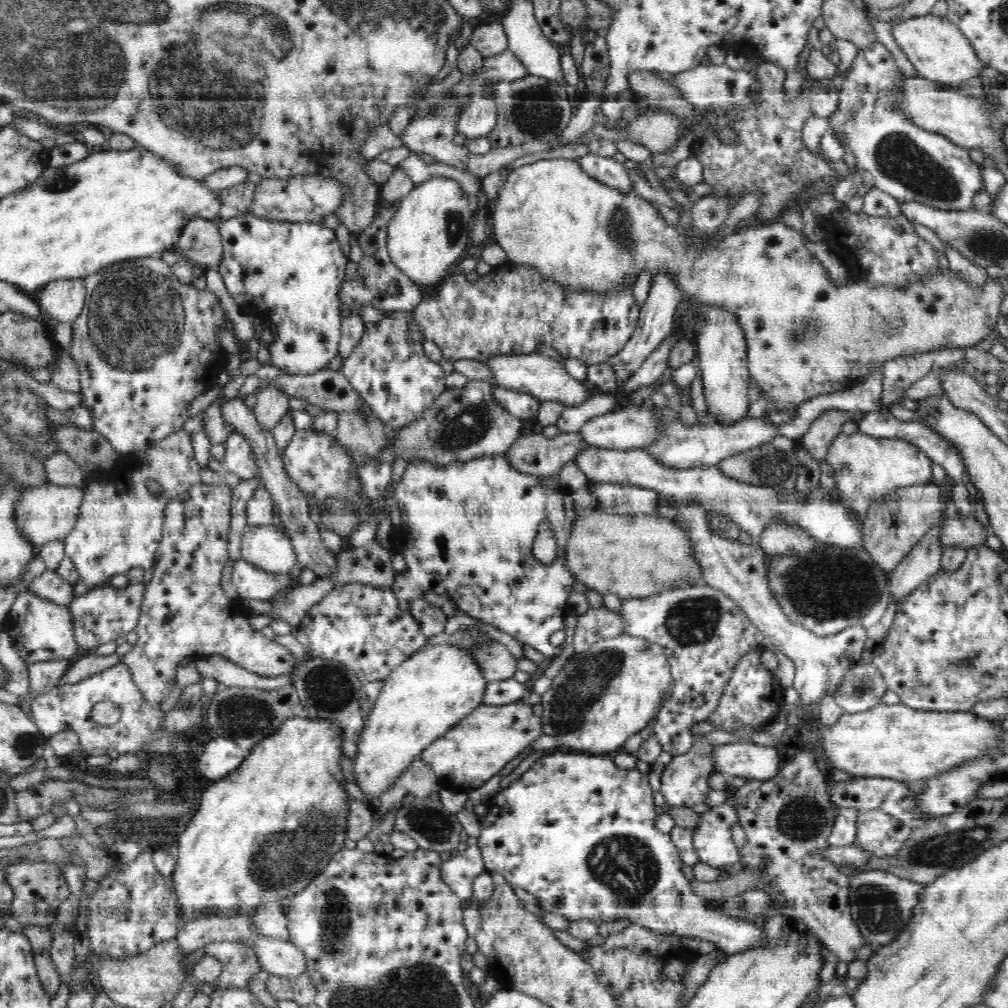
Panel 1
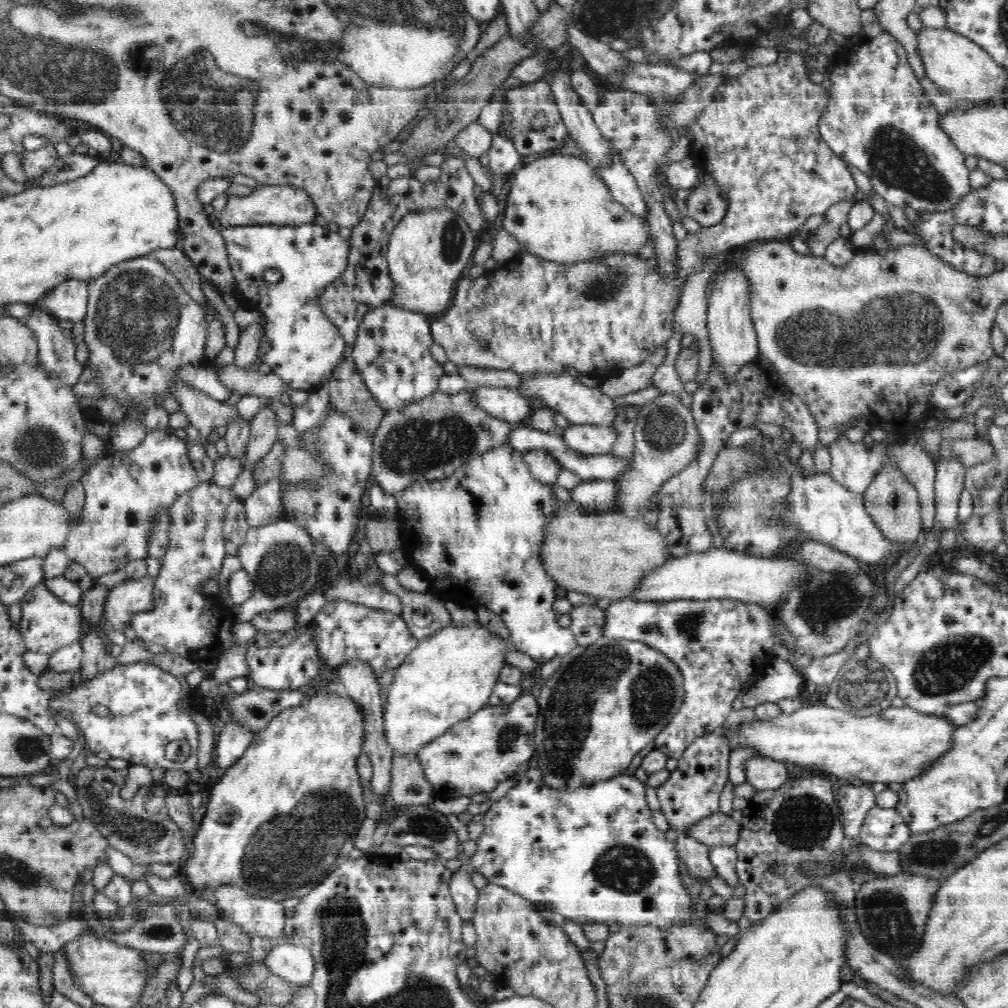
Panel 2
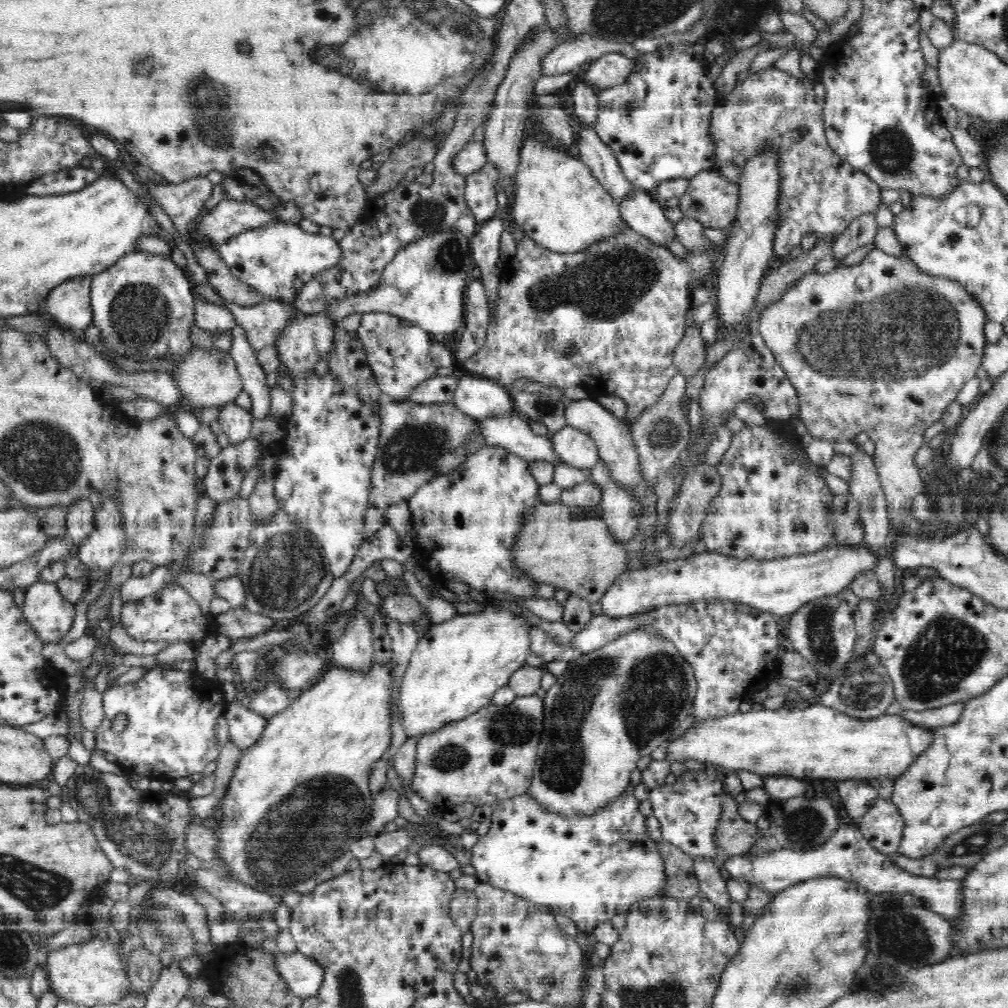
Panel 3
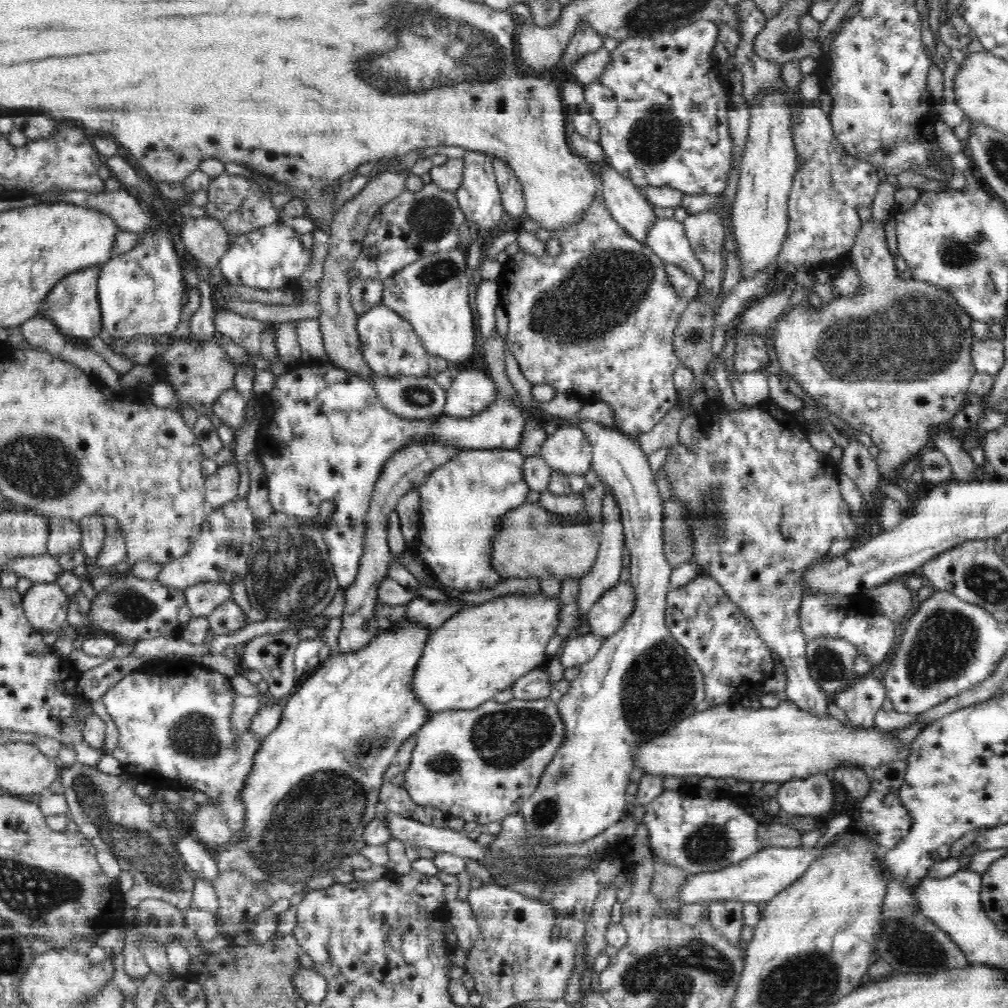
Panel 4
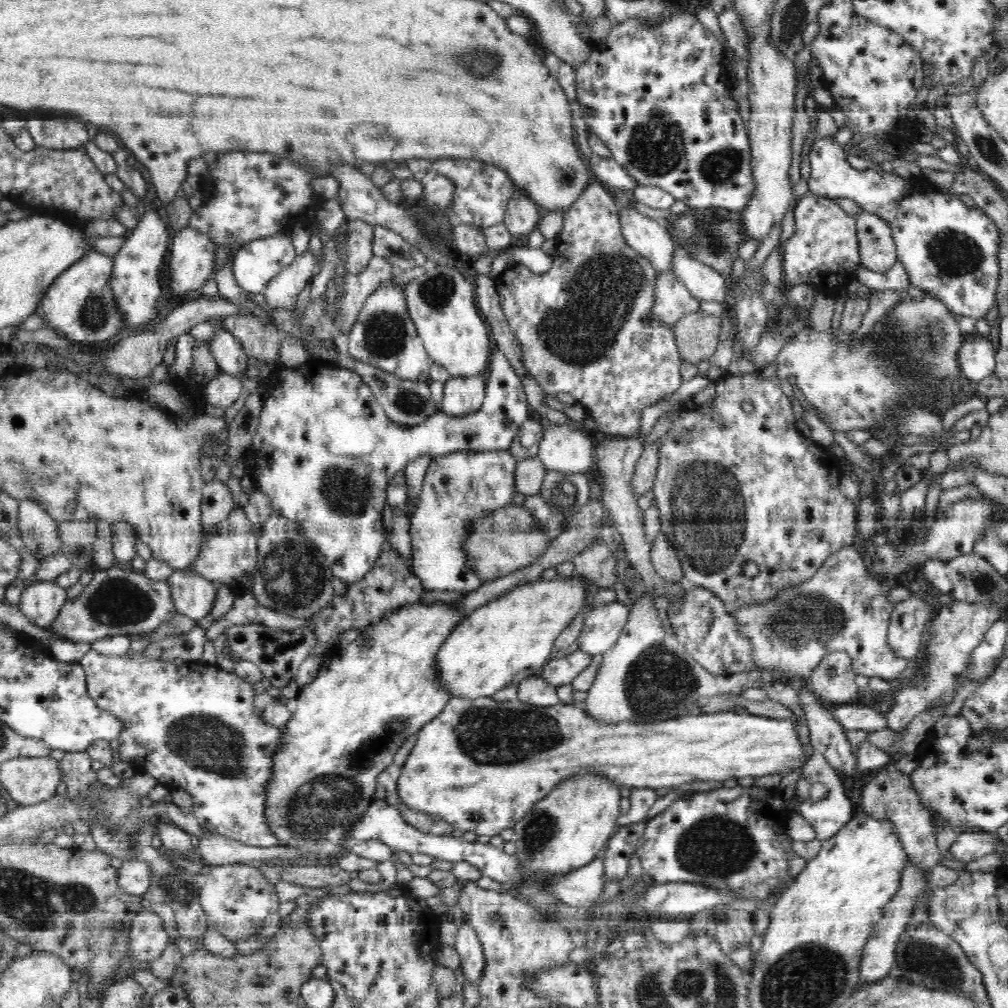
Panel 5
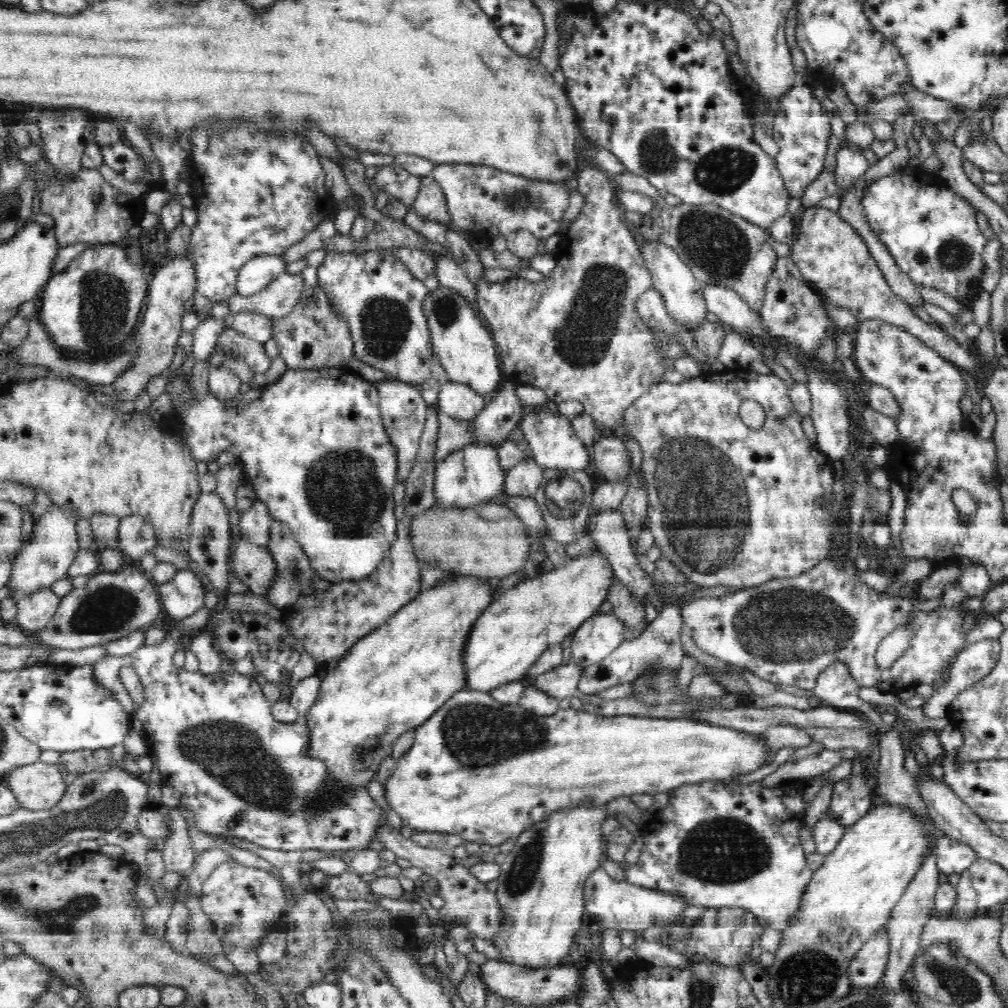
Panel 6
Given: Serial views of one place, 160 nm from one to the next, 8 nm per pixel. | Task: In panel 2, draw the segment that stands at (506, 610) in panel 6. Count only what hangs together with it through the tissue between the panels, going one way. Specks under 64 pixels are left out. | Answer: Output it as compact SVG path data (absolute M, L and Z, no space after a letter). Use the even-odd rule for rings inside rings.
M480 623L462 628L450 624L420 640L405 662L395 669L394 681L387 689L383 723L393 756L417 753L453 724L488 706L493 688L499 682L500 670L506 664L506 646L512 647L512 644L502 641Z

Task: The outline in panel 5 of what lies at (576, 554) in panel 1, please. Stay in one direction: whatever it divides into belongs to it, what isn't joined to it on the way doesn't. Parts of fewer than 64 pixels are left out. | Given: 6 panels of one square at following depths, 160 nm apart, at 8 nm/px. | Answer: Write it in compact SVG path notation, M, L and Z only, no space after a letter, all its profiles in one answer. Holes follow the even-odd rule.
M508 504L504 508L490 512L488 516L476 520L465 541L467 564L484 582L508 576L516 570L537 562L553 542L546 532L537 527L536 519L524 506Z

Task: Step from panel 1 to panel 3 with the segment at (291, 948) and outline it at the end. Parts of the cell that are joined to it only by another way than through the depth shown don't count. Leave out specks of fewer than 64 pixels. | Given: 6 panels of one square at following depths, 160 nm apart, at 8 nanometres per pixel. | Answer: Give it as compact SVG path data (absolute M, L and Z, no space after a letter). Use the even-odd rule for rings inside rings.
M295 951L291 954L275 952L275 969L279 975L287 982L290 992L300 998L317 996L320 985L324 978L324 969L316 961L309 959L302 953Z

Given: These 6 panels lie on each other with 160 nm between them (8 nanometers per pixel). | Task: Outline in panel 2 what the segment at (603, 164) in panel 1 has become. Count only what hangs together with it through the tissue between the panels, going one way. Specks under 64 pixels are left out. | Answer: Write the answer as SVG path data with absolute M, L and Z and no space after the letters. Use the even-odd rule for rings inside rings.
M613 163L605 167L596 167L595 173L608 186L615 202L623 204L634 215L640 215L647 222L646 200L642 197L637 181L624 163Z

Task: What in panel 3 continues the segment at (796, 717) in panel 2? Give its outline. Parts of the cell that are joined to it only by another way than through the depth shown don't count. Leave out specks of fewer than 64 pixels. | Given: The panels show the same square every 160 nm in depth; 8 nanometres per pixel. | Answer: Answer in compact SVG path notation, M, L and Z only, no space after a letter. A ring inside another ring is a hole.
M810 705L803 710L798 707L783 706L776 710L770 710L768 708L763 708L761 710L753 710L746 713L741 711L728 714L728 716L722 716L713 720L695 720L693 726L690 727L684 734L680 737L674 738L670 741L669 748L667 750L666 760L672 764L673 762L684 762L685 758L692 758L692 760L697 760L698 762L704 764L712 764L718 767L722 767L724 771L727 770L748 770L756 774L760 774L761 777L767 776L791 776L802 780L812 780L812 779L836 779L838 782L846 779L855 779L860 781L872 781L876 778L900 778L908 770L908 766L916 760L917 756L920 756L925 750L928 750L932 746L932 740L934 740L934 735L930 729L914 725L908 721L904 721L902 715L888 714L879 716L878 718L871 719L861 719L854 718L844 713L838 712L829 706L822 705Z

